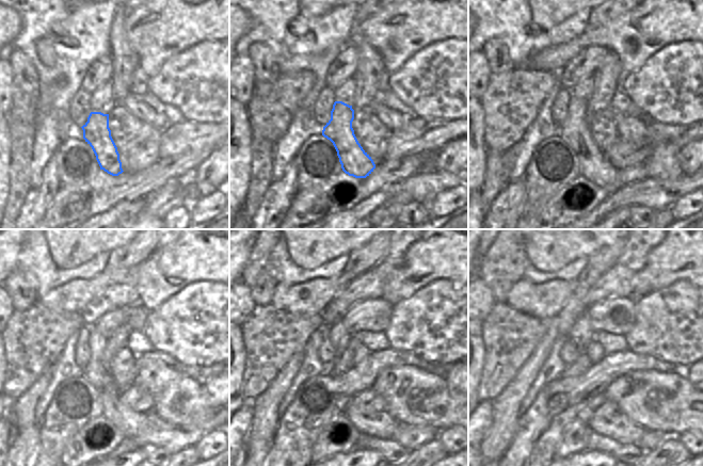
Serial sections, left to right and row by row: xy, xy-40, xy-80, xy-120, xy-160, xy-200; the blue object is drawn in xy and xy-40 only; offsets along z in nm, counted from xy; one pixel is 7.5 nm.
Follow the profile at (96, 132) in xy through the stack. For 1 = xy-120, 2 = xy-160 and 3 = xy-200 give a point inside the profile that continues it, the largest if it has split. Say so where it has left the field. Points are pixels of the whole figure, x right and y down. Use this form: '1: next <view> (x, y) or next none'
1: next xy-120 (129, 421)
2: next xy-160 (381, 426)
3: next xy-200 (620, 428)

